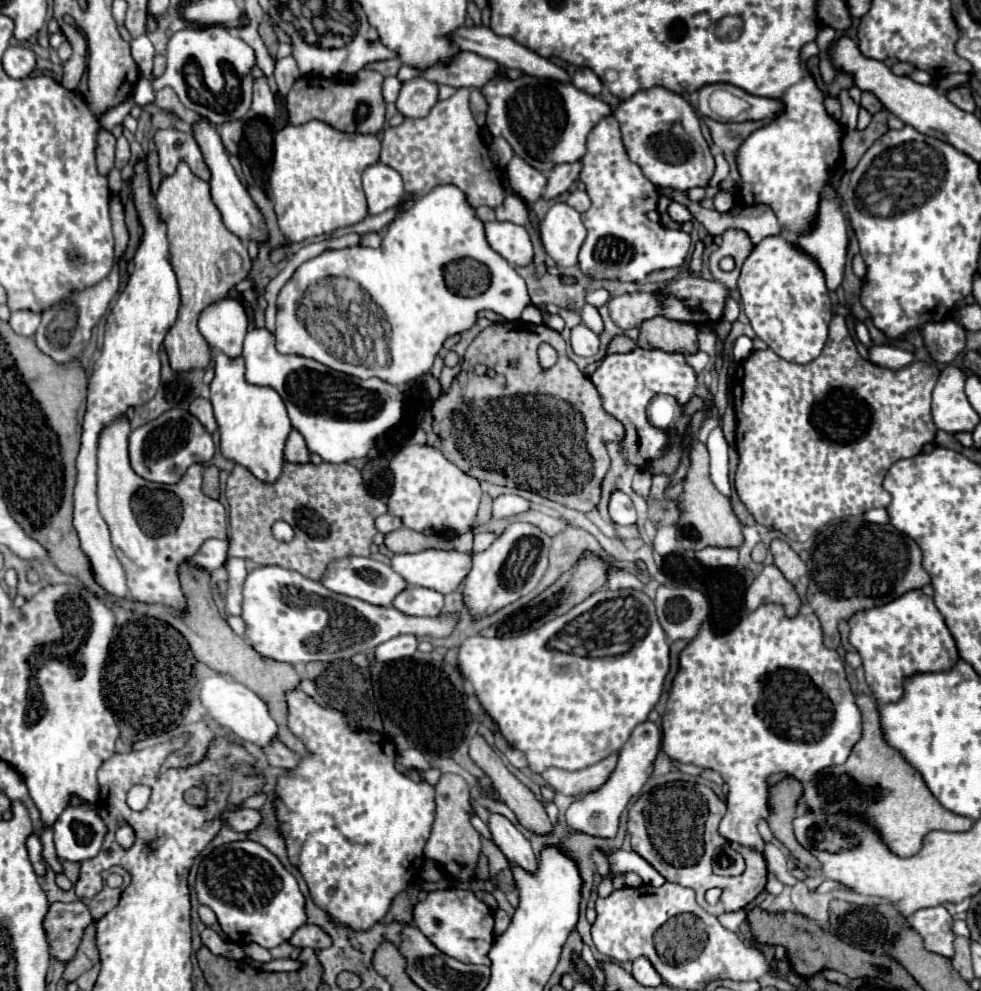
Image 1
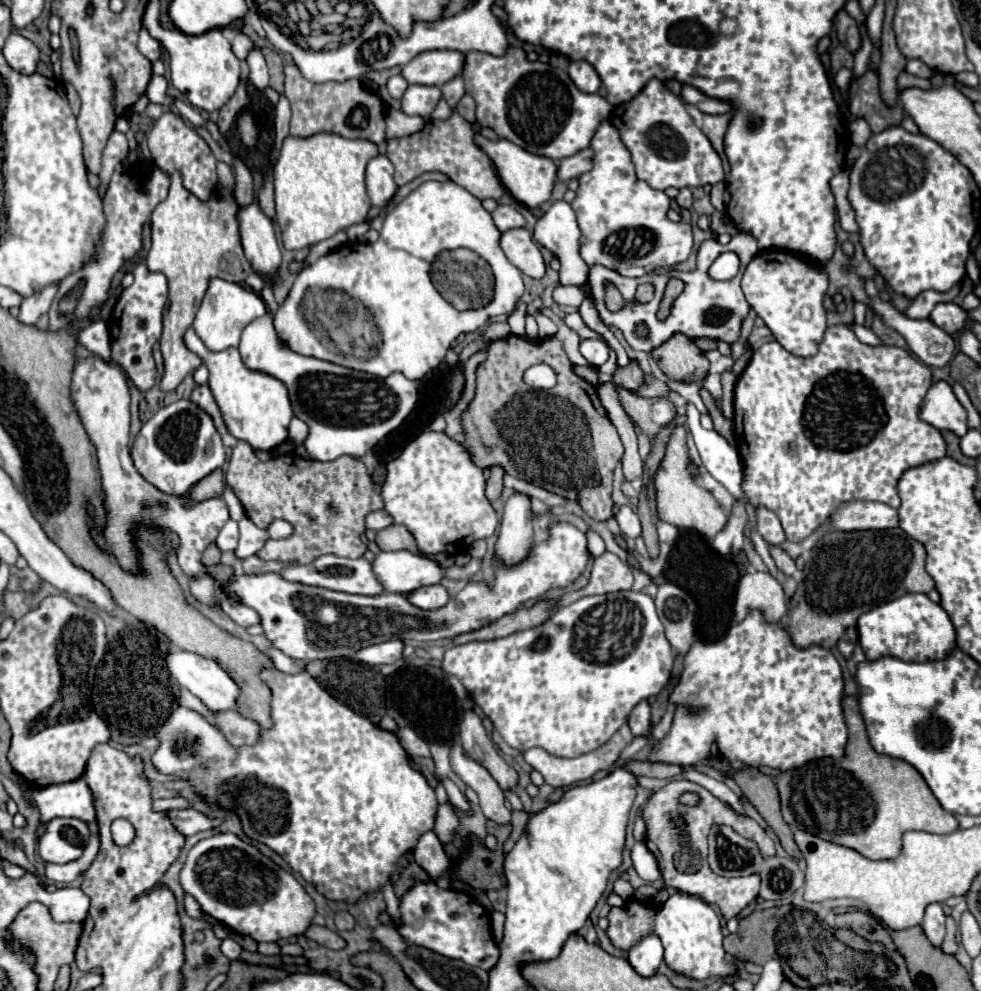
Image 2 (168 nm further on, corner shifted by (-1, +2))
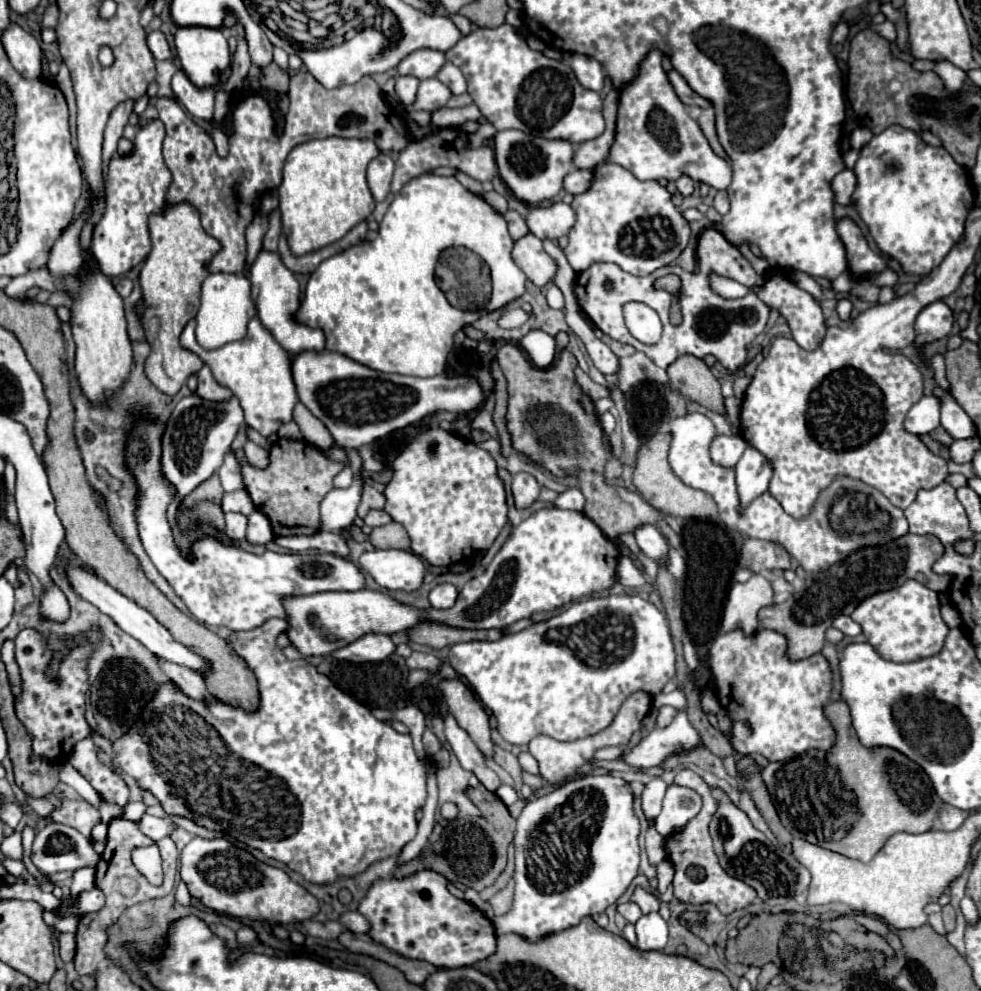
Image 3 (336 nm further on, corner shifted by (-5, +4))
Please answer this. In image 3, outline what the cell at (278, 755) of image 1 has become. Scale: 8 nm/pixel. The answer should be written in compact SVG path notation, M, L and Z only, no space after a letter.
M157 658L161 670L173 680L177 682L177 686L181 686L181 690L185 694L189 694L191 698L195 700L203 700L205 696L209 696L209 692L205 690L205 682L201 678L201 674L197 674L195 670L191 668L185 668L185 666L179 666L175 662L169 662L165 658Z

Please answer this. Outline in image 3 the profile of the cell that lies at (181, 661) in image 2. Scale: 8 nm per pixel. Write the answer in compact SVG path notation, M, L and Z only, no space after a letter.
M65 564L65 574L69 576L71 586L75 588L75 592L77 592L81 598L85 598L85 600L91 602L93 606L97 606L103 614L111 616L121 630L125 630L127 634L131 634L133 638L137 638L137 640L139 640L145 648L149 648L155 656L161 656L161 658L171 660L171 662L181 664L181 666L189 666L191 670L195 670L195 672L201 674L201 676L205 676L205 674L209 672L209 662L205 662L201 656L193 654L187 646L181 646L179 642L175 642L175 640L171 638L171 634L169 634L145 608L141 608L141 606L137 606L133 600L125 598L121 592L117 592L115 588L111 588L105 580L101 580L99 576L95 576L93 572L89 572L89 570L85 570L83 566L77 566L77 564Z

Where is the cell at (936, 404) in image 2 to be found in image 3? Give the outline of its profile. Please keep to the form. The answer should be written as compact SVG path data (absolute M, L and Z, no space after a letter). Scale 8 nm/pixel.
M923 396L907 414L903 428L909 434L915 436L923 436L929 434L931 430L935 430L939 426L939 408L937 406L937 398L933 396Z

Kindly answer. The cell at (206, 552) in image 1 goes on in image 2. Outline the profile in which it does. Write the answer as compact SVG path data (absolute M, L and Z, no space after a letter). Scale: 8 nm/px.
M229 520L223 530L219 532L217 540L215 540L215 546L221 550L221 552L227 552L227 550L235 550L237 548L237 540L239 540L239 530L237 530L237 522L235 520Z

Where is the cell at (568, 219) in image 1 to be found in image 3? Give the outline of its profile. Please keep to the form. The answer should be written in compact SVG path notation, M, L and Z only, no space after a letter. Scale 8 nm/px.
M555 202L547 208L531 206L525 222L527 222L529 232L535 234L537 238L553 240L571 230L571 226L575 222L575 212L565 202Z

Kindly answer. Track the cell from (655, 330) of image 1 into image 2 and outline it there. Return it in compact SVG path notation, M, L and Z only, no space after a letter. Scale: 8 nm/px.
M673 334L667 342L657 346L651 356L659 368L675 380L701 380L709 370L709 362L703 352L683 334Z

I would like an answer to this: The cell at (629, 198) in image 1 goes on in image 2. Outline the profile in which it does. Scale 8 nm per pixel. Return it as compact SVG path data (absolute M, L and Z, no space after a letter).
M605 120L597 128L591 140L591 148L595 152L593 168L579 178L579 190L575 200L571 202L571 208L577 214L577 222L581 228L581 258L587 262L587 266L601 264L609 270L619 272L621 276L645 276L653 270L671 268L685 262L693 248L691 226L687 222L671 222L667 218L669 198L665 196L665 192L655 190L645 184L645 180L637 178L631 154L625 148L619 130L609 120Z

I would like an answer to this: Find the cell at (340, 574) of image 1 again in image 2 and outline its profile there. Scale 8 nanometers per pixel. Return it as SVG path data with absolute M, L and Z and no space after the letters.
M327 554L327 556L313 560L307 566L287 566L281 570L281 576L285 576L287 580L293 580L293 582L301 582L301 584L309 584L309 586L321 586L321 588L329 588L329 590L347 592L347 594L363 594L363 596L383 594L383 584L375 576L373 564L369 560L365 560L363 556L351 560L351 558L339 558L335 554Z

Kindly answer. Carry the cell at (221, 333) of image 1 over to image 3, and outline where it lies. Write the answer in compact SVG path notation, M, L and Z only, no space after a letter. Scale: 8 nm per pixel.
M217 272L217 274L209 274L203 280L201 286L201 306L199 312L195 316L197 320L197 342L209 350L223 346L227 342L235 342L241 340L245 336L247 330L247 322L249 318L255 316L253 310L253 302L249 298L251 294L251 284L249 278L243 274L225 274L225 272Z

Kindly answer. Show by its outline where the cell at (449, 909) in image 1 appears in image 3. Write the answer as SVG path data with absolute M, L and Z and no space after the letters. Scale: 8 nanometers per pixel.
M421 870L403 878L375 880L361 898L357 912L363 914L371 926L367 936L409 960L459 968L475 964L495 950L497 936L493 924L475 906L455 898L447 890L447 878L431 870Z

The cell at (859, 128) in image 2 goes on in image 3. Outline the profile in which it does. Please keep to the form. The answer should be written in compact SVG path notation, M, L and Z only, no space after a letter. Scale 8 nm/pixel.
M855 128L851 132L851 148L861 150L861 146L865 146L865 142L869 142L869 138L873 138L869 128Z

